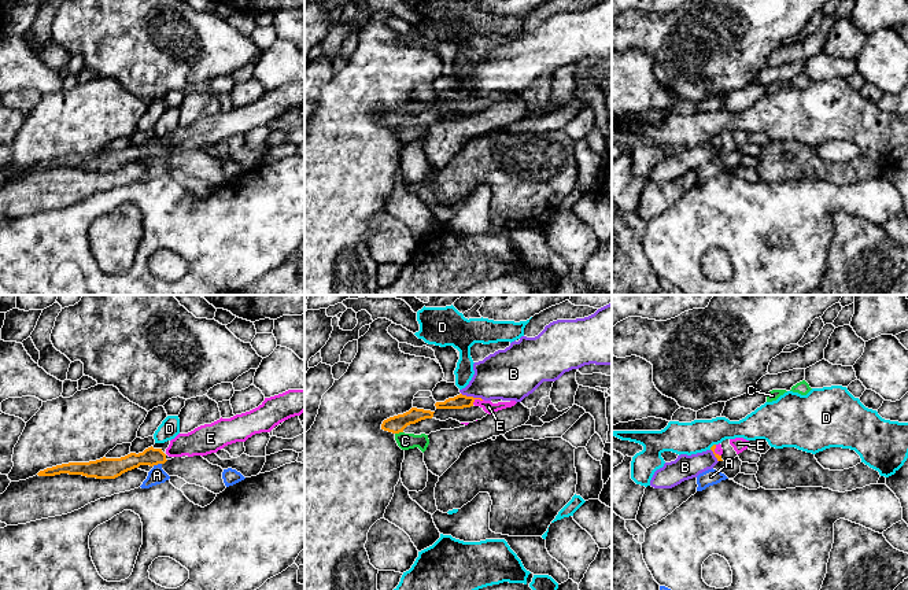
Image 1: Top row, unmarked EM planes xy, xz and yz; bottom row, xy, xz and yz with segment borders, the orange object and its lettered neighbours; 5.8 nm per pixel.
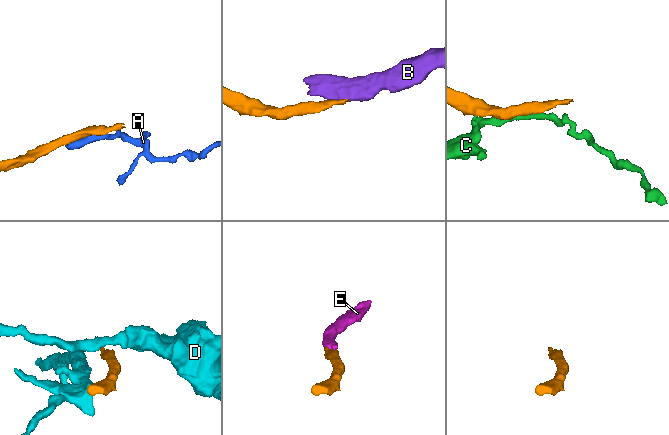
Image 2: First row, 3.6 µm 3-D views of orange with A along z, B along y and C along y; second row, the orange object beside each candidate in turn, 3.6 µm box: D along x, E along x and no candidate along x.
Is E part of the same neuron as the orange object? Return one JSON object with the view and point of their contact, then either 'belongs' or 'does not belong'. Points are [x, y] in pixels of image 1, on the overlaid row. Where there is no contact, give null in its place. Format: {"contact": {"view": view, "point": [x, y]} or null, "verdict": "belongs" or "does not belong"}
{"contact": {"view": "xz", "point": [478, 398]}, "verdict": "belongs"}

